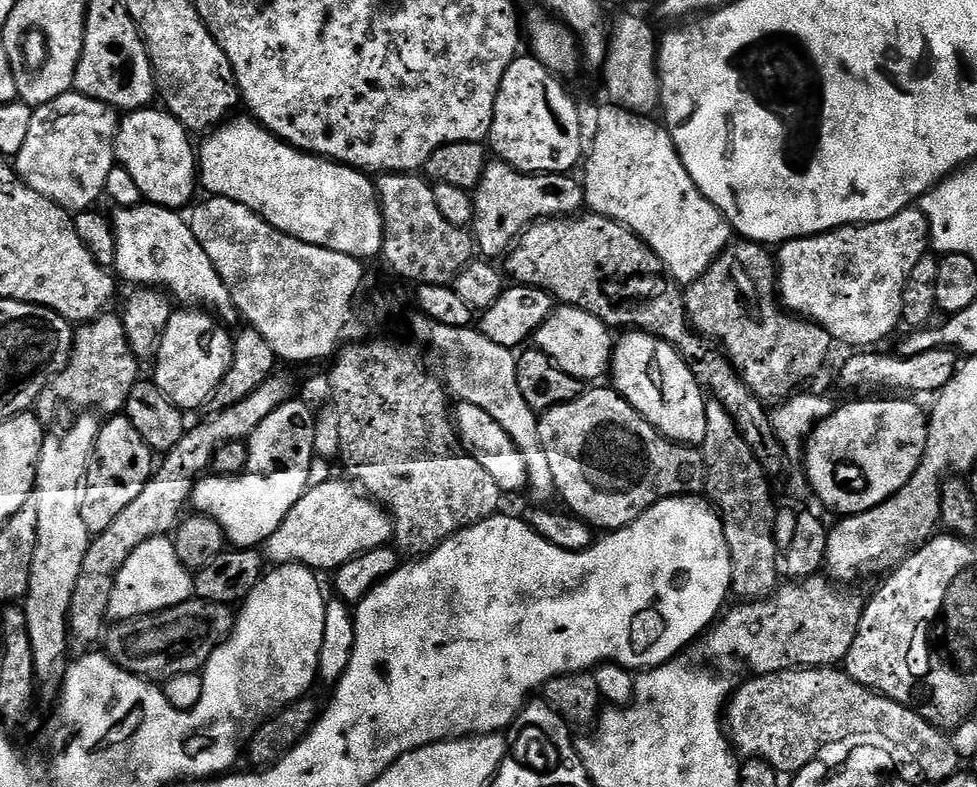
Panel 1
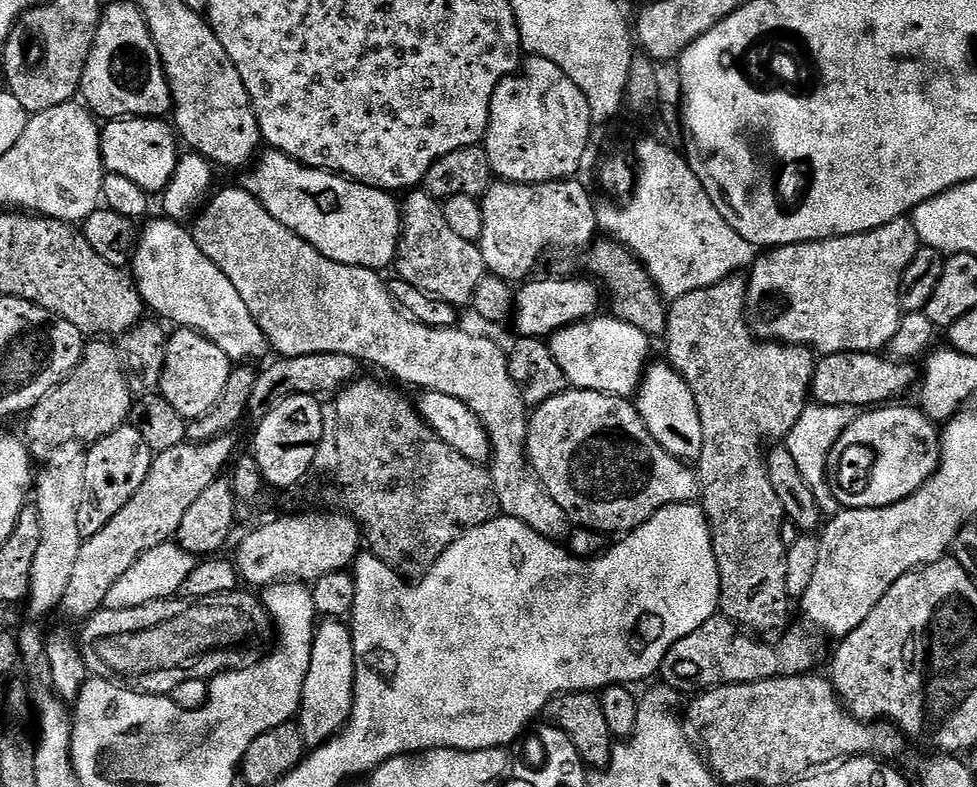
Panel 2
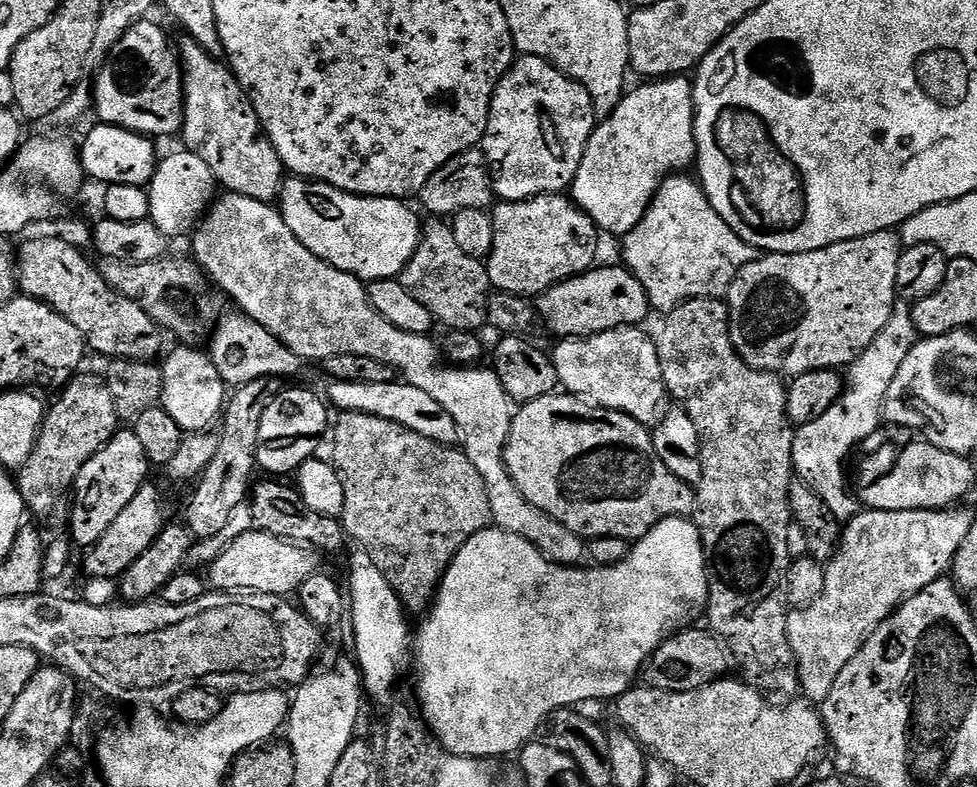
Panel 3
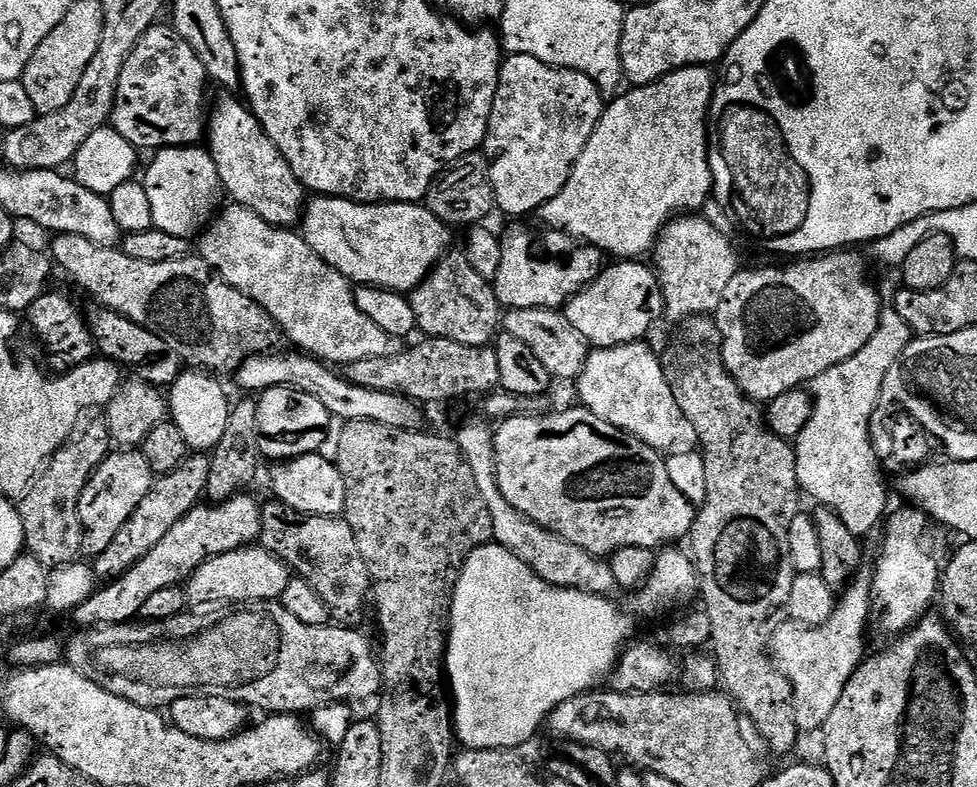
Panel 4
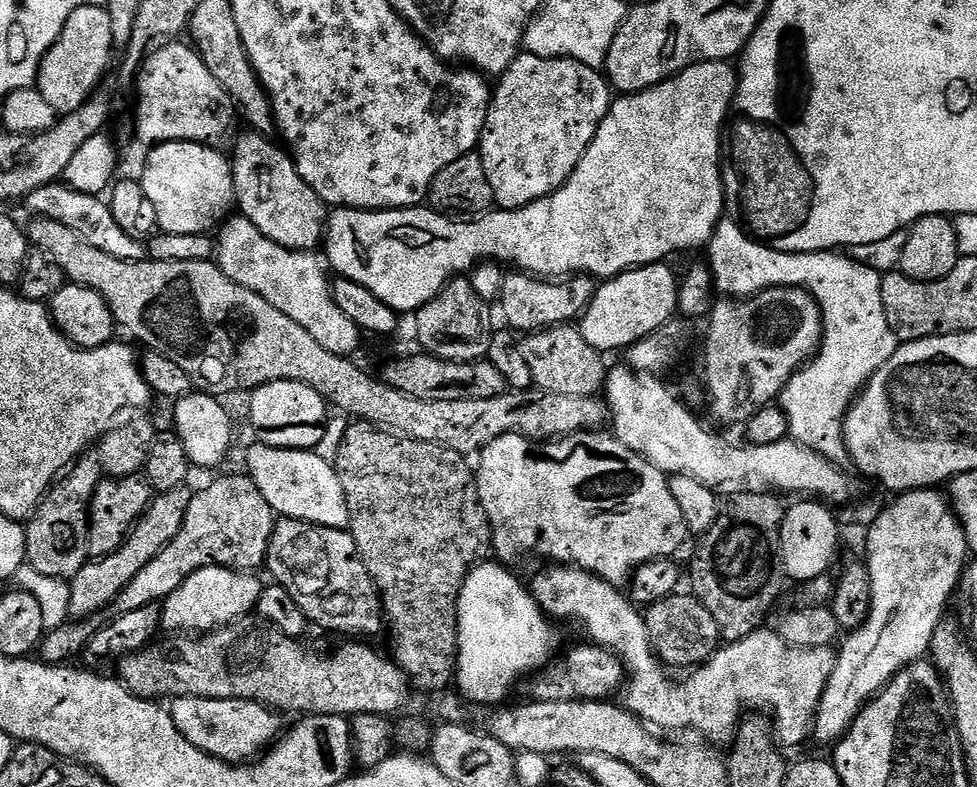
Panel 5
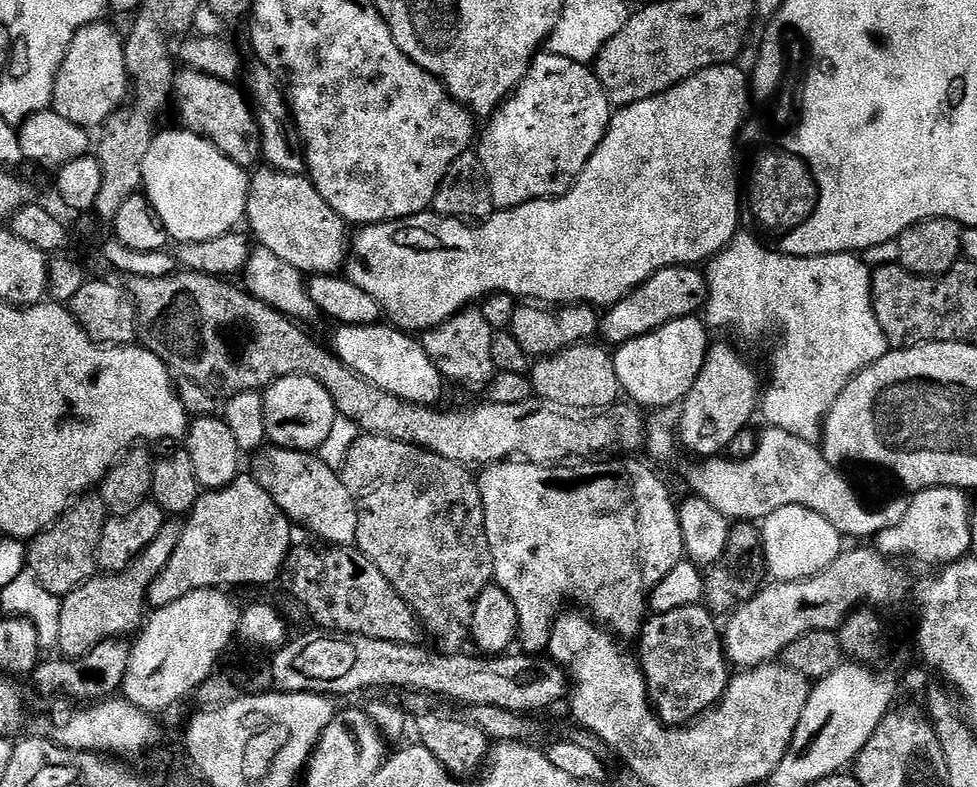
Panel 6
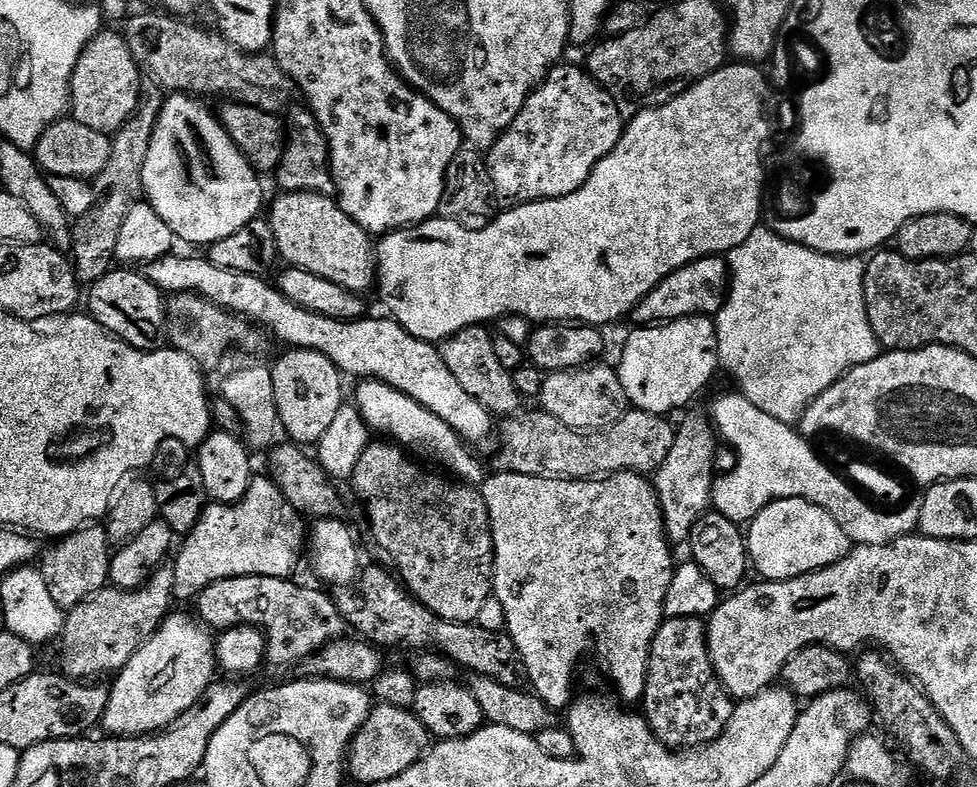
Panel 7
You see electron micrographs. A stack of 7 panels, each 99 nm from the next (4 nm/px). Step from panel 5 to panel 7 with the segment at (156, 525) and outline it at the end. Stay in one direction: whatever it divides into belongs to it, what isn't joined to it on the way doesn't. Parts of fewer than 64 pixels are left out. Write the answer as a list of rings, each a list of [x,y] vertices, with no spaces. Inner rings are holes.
[[[161,566],[134,592],[105,586],[99,588],[93,596],[86,598],[78,606],[67,609],[64,617],[64,631],[58,640],[61,656],[59,667],[63,675],[81,682],[92,682],[97,678],[104,678],[100,676],[111,677],[113,674],[119,674],[126,666],[126,662],[130,662],[134,653],[160,629],[160,623],[163,622],[164,617],[169,615],[171,608],[168,607],[174,604],[173,584],[174,574],[171,567]]]

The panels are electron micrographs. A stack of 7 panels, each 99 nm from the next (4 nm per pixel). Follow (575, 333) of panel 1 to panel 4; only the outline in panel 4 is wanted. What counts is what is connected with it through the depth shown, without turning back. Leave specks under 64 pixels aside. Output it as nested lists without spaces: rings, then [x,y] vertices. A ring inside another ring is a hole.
[[[648,342],[589,351],[574,387],[580,395],[579,403],[598,414],[602,422],[629,432],[661,454],[671,453],[673,449],[684,450],[697,443],[694,426],[690,426],[686,414],[674,402],[661,357]]]

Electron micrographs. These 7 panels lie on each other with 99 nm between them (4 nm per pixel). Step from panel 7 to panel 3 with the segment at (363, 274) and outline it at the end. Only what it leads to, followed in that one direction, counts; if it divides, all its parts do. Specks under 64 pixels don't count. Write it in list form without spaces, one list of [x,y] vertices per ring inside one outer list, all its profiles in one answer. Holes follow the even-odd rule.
[[[194,39],[179,41],[180,71],[184,73],[183,147],[198,154],[214,174],[217,185],[234,196],[272,204],[280,195],[286,169],[269,142],[244,87],[223,59],[211,56]]]

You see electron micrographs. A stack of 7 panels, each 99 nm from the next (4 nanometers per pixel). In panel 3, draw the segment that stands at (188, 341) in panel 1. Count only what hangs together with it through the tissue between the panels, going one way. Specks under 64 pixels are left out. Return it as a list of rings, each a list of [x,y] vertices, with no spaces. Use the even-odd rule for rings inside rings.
[[[176,346],[172,353],[167,353],[168,361],[163,361],[164,389],[160,404],[168,411],[170,418],[178,422],[178,426],[183,428],[185,433],[206,432],[213,427],[212,423],[221,419],[226,408],[226,385],[224,379],[220,377],[218,366],[212,361],[211,355],[207,351],[196,346]]]

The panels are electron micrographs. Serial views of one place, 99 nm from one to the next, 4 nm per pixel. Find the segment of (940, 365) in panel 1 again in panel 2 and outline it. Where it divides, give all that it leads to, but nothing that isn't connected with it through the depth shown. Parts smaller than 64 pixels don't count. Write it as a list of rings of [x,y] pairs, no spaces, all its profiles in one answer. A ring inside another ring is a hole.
[[[834,352],[823,355],[816,364],[814,376],[812,378],[809,393],[811,399],[821,407],[827,408],[873,408],[889,403],[892,398],[896,398],[917,385],[920,377],[919,367],[912,362],[901,362],[887,358],[873,352]]]

